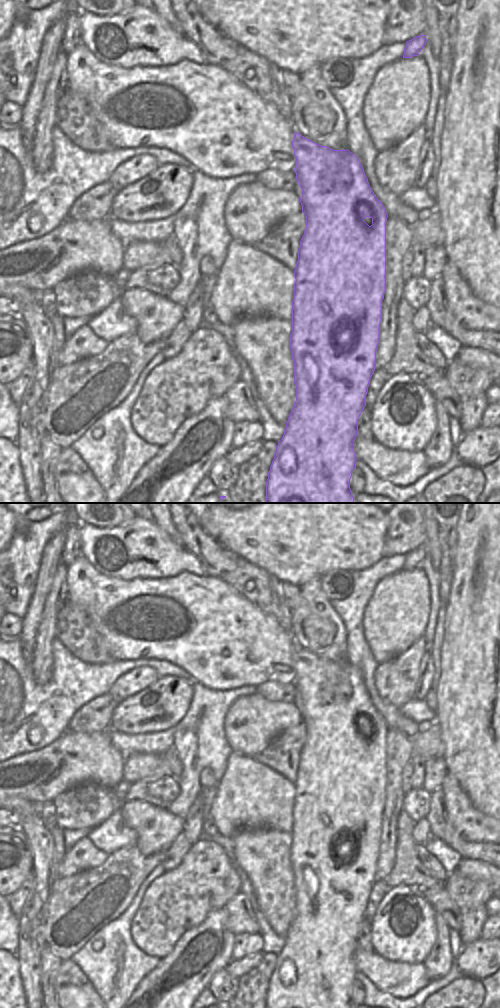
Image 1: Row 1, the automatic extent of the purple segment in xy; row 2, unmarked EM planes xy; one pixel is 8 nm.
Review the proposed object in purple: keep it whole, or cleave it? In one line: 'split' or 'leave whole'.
leave whole

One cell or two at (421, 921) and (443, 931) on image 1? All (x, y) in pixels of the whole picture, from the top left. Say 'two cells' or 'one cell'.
two cells

